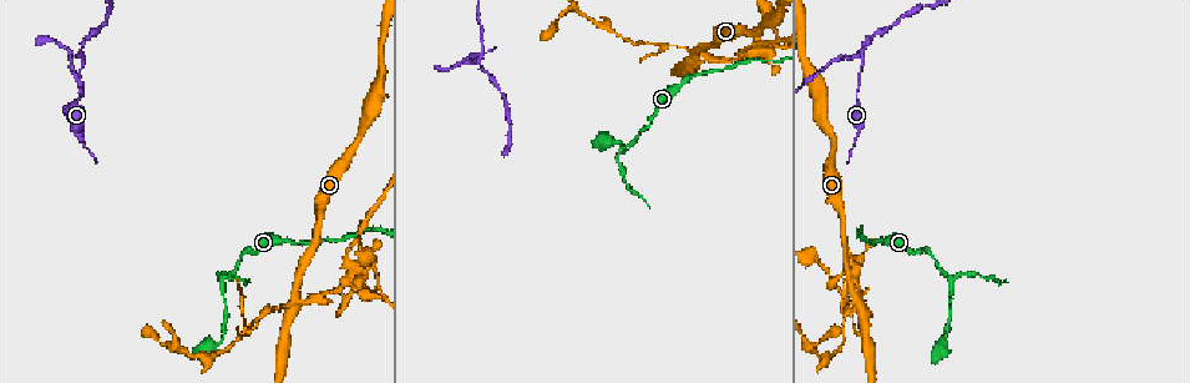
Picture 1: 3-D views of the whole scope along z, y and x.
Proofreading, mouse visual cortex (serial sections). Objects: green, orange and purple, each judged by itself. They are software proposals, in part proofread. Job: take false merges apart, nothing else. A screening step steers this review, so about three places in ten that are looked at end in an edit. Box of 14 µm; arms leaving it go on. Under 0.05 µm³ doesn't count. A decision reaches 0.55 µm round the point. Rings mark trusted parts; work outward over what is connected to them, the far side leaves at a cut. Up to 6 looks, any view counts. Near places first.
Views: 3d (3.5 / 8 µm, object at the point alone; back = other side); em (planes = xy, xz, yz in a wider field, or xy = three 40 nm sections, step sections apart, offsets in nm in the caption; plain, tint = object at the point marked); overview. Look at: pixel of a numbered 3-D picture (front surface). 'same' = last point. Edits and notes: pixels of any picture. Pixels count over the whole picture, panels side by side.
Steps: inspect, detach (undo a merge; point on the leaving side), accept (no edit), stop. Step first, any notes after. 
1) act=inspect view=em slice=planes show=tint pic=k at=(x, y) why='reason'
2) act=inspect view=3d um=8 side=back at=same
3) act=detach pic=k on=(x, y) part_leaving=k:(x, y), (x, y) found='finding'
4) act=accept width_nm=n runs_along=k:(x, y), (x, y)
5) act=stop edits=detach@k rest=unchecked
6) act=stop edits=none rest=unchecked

act=inspect view=3d um=8 pic=1 at=(295, 299) why='four-way junction'

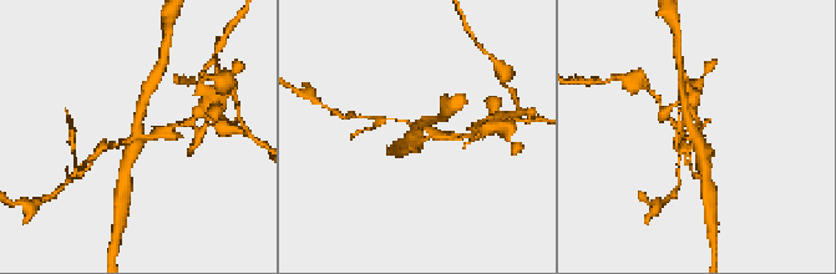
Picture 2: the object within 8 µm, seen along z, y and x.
act=inspect view=3d um=3.5 pic=2 at=(139, 131)

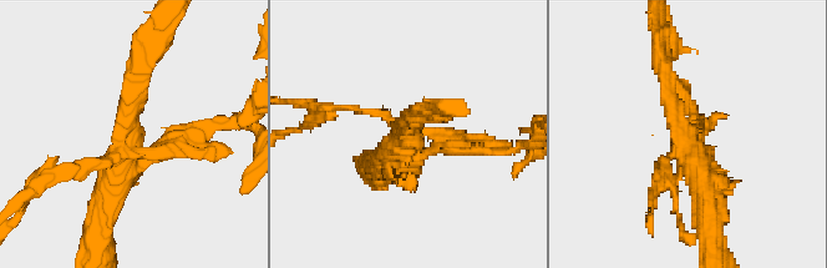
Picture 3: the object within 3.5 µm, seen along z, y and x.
act=detach pic=3 on=(463, 138) part_leaving=3:(431, 151), (526, 145) found='two cells meet here'

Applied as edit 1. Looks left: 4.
act=inspect view=3d um=8 pic=1 at=(952, 278) why='sharp bend'

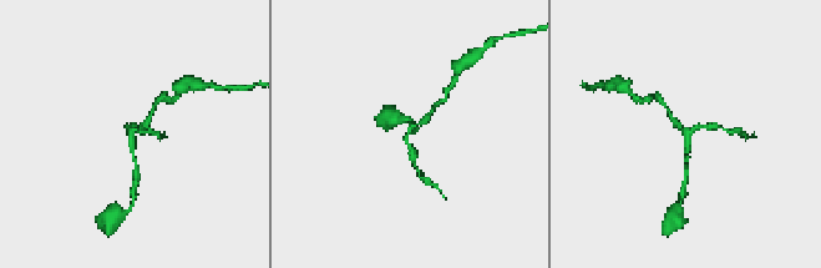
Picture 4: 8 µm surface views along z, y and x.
act=inspect view=3d um=3.5 side=back pic=4 at=(128, 130)

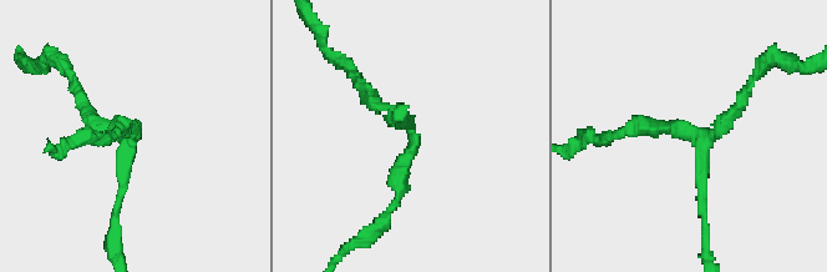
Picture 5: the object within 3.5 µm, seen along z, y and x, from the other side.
act=accept runs_along=5:(746, 90), (701, 144), (705, 223) found='continuous, no second cell'

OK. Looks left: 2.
act=inspect view=3d um=3.5 side=back pic=1 at=(860, 53)

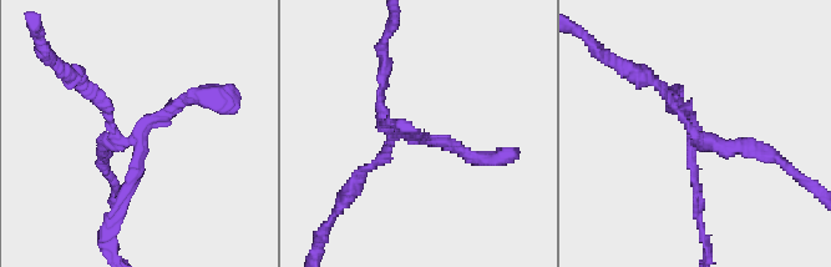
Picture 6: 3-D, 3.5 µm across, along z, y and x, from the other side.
act=inspect view=em slice=xy step=3 show=tint pic=6 at=(696, 139) why='shape alone is not enough'

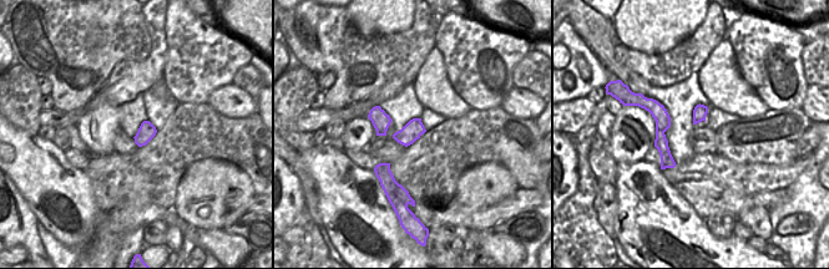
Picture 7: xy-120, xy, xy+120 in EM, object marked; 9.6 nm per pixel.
act=detach pic=6 on=(728, 150) part_leaving=6:(694, 137), (655, 80), (621, 65) found='a second cell is stuck on'

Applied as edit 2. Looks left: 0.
act=stop edits=detach@3,detach@6 rest=unchecked

